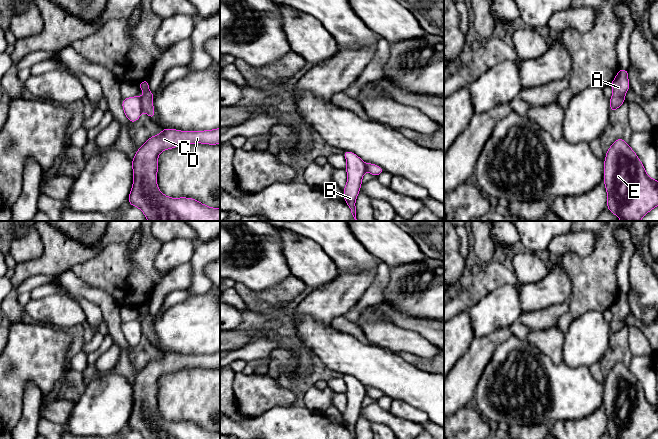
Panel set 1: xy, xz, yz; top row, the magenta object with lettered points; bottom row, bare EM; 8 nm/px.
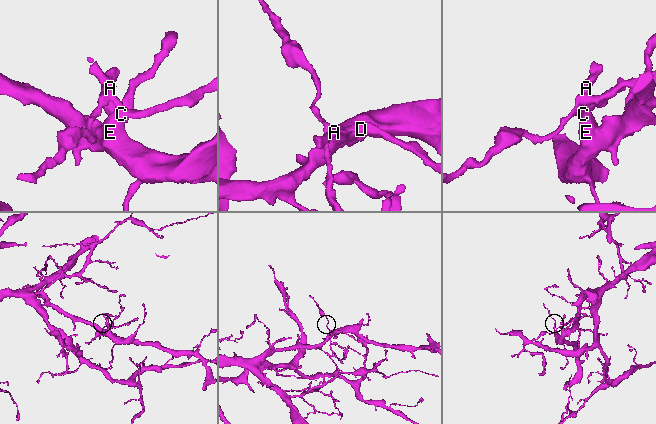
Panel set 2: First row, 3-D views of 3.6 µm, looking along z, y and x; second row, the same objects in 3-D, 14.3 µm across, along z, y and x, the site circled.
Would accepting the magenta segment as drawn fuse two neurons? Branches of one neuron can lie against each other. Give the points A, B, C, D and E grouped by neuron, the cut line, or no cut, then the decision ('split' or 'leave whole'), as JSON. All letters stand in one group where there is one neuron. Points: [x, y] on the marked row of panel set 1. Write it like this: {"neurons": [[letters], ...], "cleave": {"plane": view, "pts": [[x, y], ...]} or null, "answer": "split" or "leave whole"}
{"neurons": [["A", "C", "D", "E"], ["B"]], "cleave": {"plane": "xy", "pts": [[140, 98], [143, 111]]}, "answer": "split"}

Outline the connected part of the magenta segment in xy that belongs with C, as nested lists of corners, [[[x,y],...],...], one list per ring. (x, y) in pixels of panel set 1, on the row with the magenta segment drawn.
[[[220,127],[203,131],[181,131],[160,129],[161,134],[151,136],[137,151],[132,159],[133,183],[128,203],[139,208],[148,221],[220,221],[220,208],[212,208],[198,200],[187,197],[172,198],[164,195],[157,184],[158,157],[162,151],[186,144],[220,144]]]

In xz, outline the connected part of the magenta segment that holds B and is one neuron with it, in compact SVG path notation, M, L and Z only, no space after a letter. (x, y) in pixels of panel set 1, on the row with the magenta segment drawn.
M343 151L343 156L347 162L345 170L348 176L345 188L343 189L344 201L357 221L355 202L363 183L362 178L366 172L366 163L353 152Z

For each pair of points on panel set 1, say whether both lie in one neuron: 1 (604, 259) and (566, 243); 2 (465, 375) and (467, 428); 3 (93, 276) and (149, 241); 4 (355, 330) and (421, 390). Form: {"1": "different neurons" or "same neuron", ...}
{"1": "different neurons", "2": "different neurons", "3": "same neuron", "4": "different neurons"}

